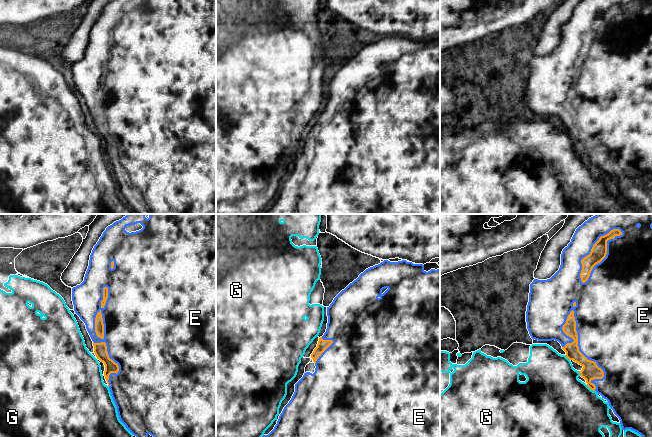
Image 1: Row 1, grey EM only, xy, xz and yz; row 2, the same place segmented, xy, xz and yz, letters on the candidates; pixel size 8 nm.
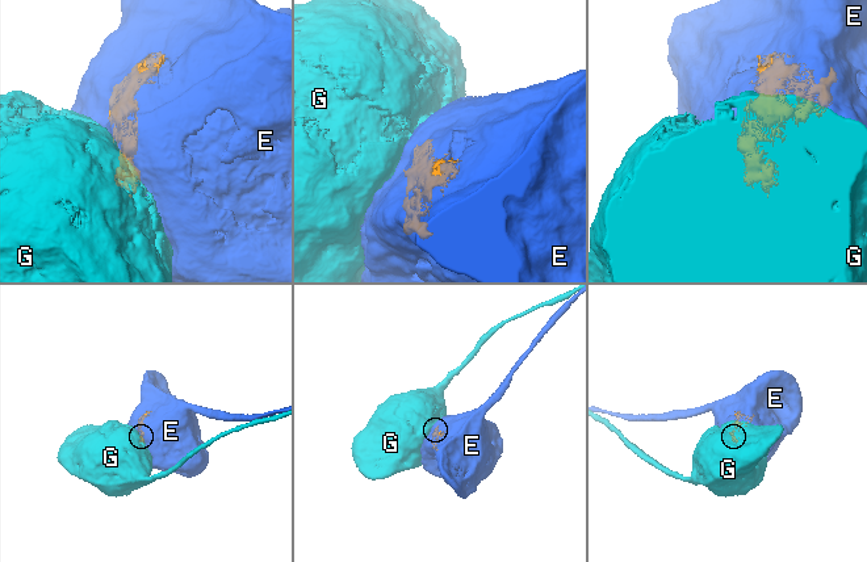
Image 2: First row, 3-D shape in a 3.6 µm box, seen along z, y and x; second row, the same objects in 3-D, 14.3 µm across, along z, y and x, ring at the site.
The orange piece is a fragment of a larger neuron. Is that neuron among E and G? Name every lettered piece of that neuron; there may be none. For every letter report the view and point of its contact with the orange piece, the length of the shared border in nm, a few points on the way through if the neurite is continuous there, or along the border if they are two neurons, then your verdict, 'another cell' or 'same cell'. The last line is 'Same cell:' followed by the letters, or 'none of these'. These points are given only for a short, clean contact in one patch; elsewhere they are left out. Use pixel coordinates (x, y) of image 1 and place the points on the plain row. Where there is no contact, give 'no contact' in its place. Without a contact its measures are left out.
E: yz (583, 131) | 700 nm | same cell
G: yz (590, 164) | 90 nm | along yz (586, 161), (594, 167) | another cell
Same cell: E

